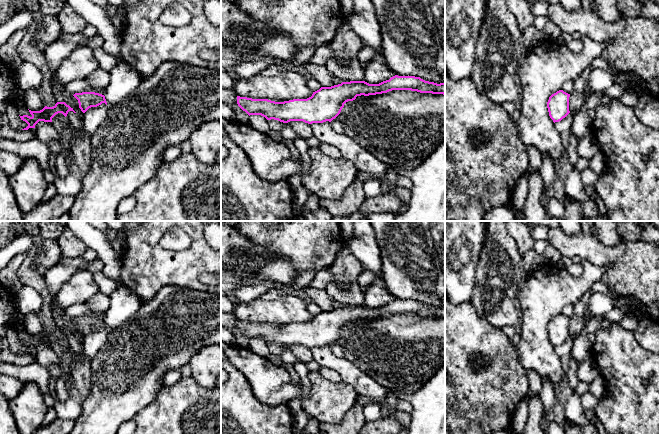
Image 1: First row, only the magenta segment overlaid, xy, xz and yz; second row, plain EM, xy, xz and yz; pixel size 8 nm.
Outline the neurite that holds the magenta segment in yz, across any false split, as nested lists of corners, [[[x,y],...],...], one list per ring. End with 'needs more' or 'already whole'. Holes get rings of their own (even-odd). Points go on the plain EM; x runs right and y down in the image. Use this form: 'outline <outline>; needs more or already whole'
outline [[[559,314],[549,321],[547,332],[550,342],[553,346],[559,346],[569,337],[569,321],[570,318]]]; already whole

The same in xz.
outline [[[395,299],[379,308],[350,305],[331,311],[321,311],[307,323],[275,326],[237,320],[237,328],[249,340],[261,339],[267,344],[274,343],[283,347],[303,345],[312,348],[331,346],[340,338],[344,328],[355,324],[357,320],[382,318],[392,314],[445,319],[445,307],[437,308],[420,301]]]; already whole

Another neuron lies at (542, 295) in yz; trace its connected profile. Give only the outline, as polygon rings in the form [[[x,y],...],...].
[[[584,262],[583,274],[573,277],[557,263],[545,263],[524,278],[518,291],[522,325],[516,347],[521,365],[549,379],[555,391],[562,383],[561,358],[549,340],[549,321],[567,305],[575,305],[595,282],[602,281],[611,265],[595,266]]]

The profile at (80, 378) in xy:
[[[84,352],[76,358],[69,382],[77,389],[81,397],[88,397],[91,387],[92,370],[90,368],[91,358]]]

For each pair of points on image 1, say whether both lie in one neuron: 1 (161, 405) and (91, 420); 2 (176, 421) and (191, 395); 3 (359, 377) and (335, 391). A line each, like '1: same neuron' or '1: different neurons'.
1: different neurons
2: same neuron
3: different neurons

